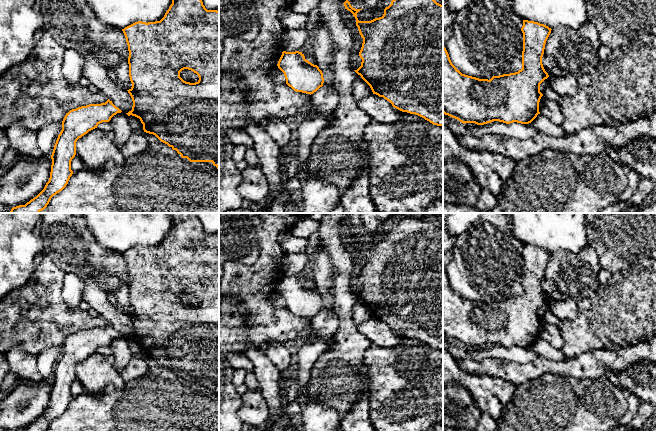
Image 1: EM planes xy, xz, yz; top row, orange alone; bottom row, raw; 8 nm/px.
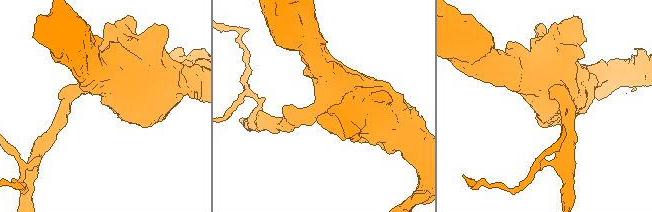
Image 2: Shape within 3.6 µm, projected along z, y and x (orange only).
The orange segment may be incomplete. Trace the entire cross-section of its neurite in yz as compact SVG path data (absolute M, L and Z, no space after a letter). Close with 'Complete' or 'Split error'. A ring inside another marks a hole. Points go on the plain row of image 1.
M523 244L522 293L515 297L493 300L490 304L462 298L451 286L443 270L443 337L465 347L484 349L493 345L506 348L531 347L539 336L543 318L540 308L549 301L542 288L546 265L551 252L534 245Z. Complete

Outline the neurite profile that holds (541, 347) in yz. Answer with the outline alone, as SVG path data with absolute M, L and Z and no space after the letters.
M538 338L531 348L538 356L545 357L548 360L561 362L565 359L561 350L554 348L541 338Z

